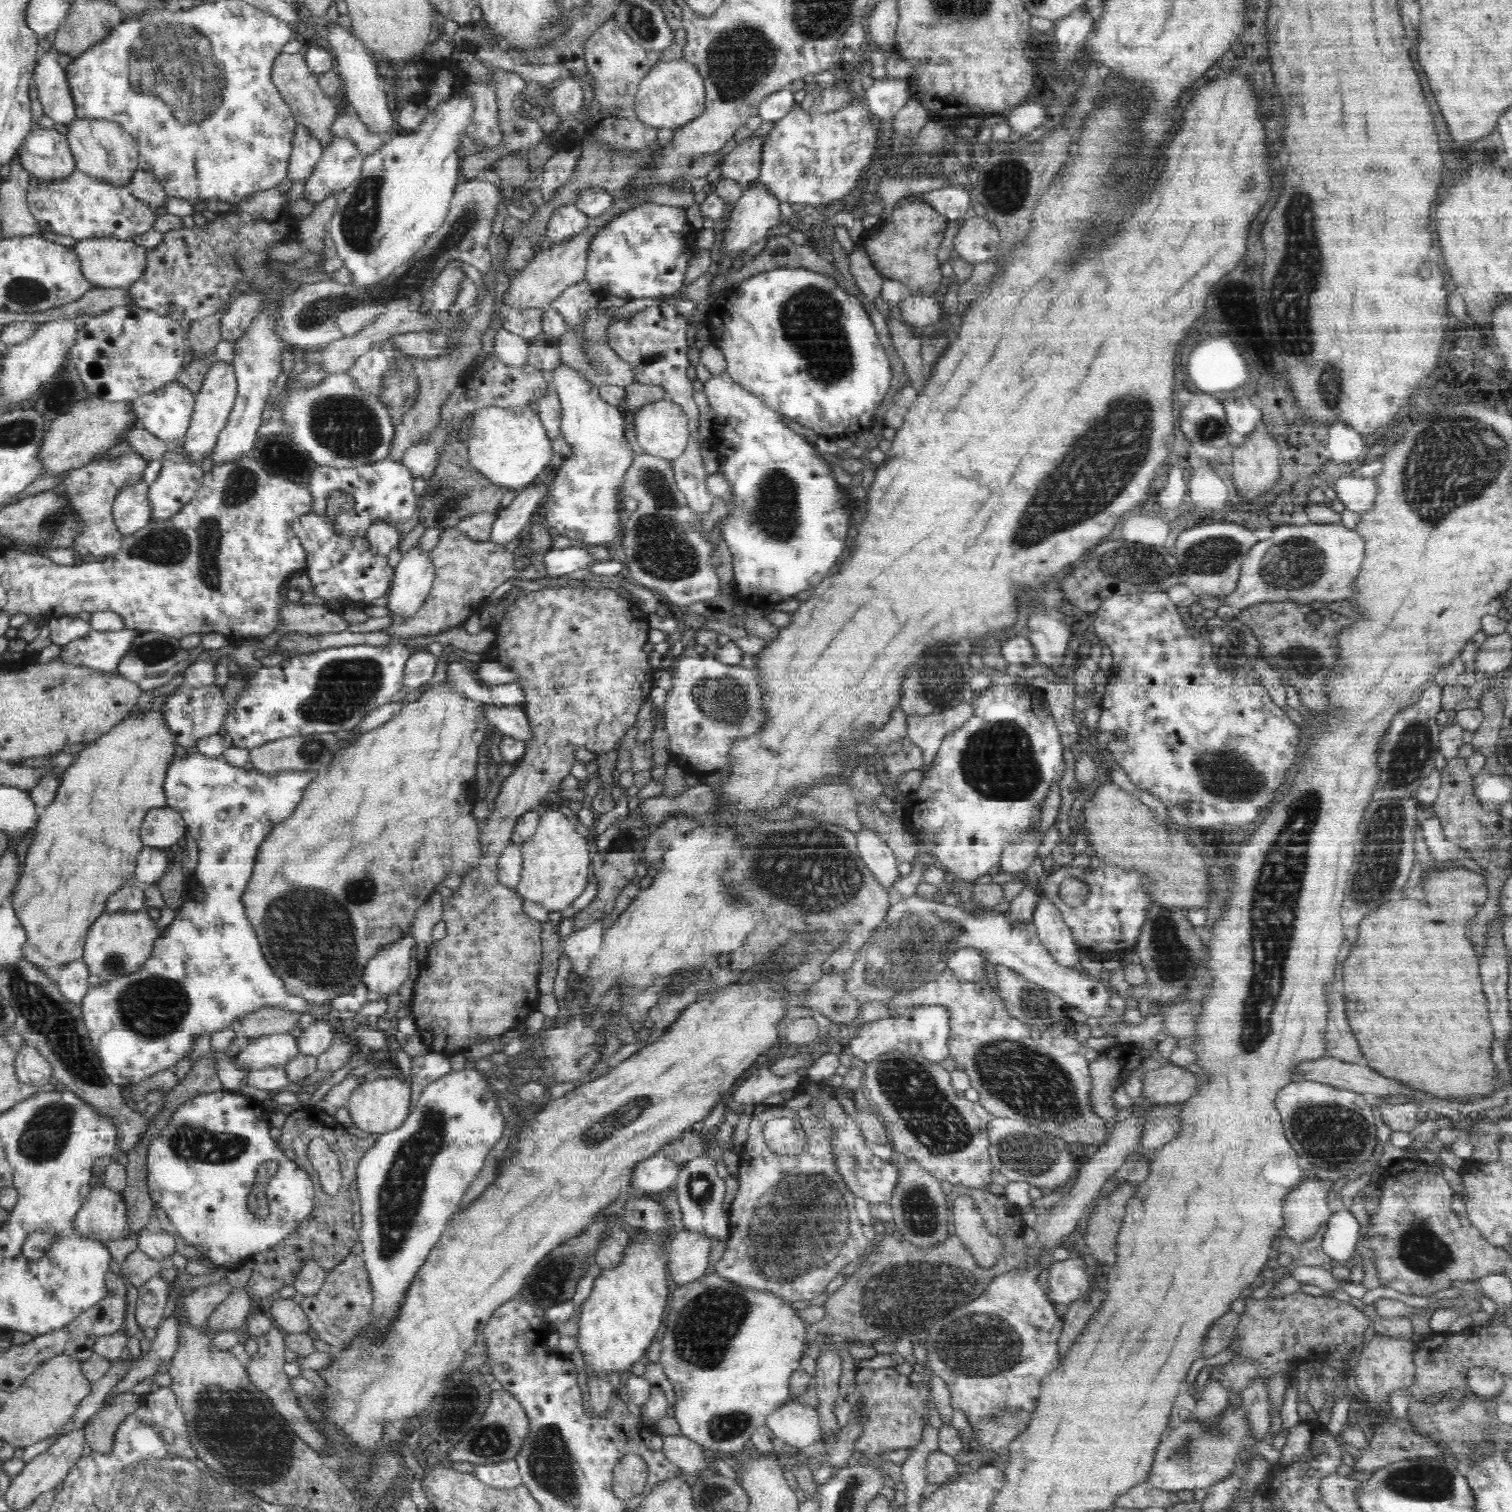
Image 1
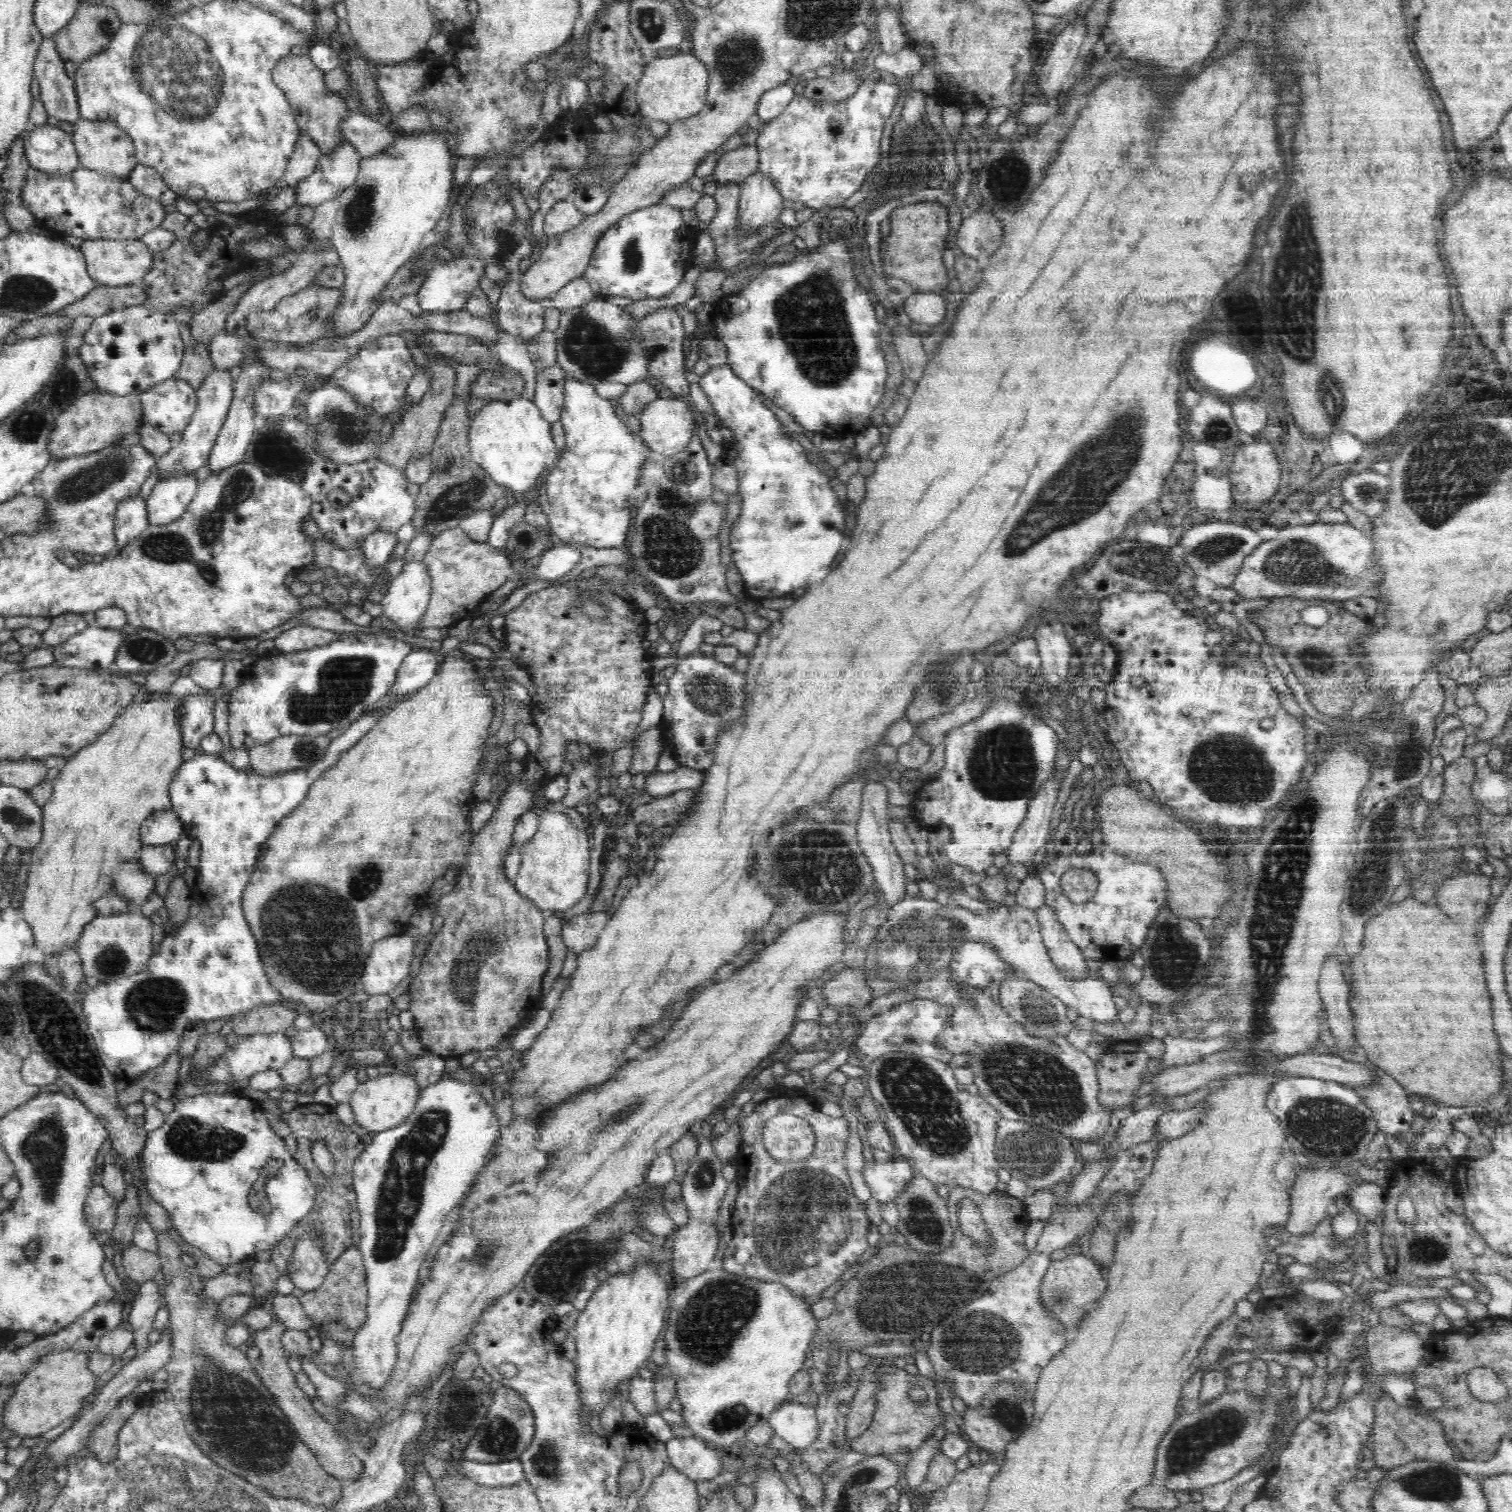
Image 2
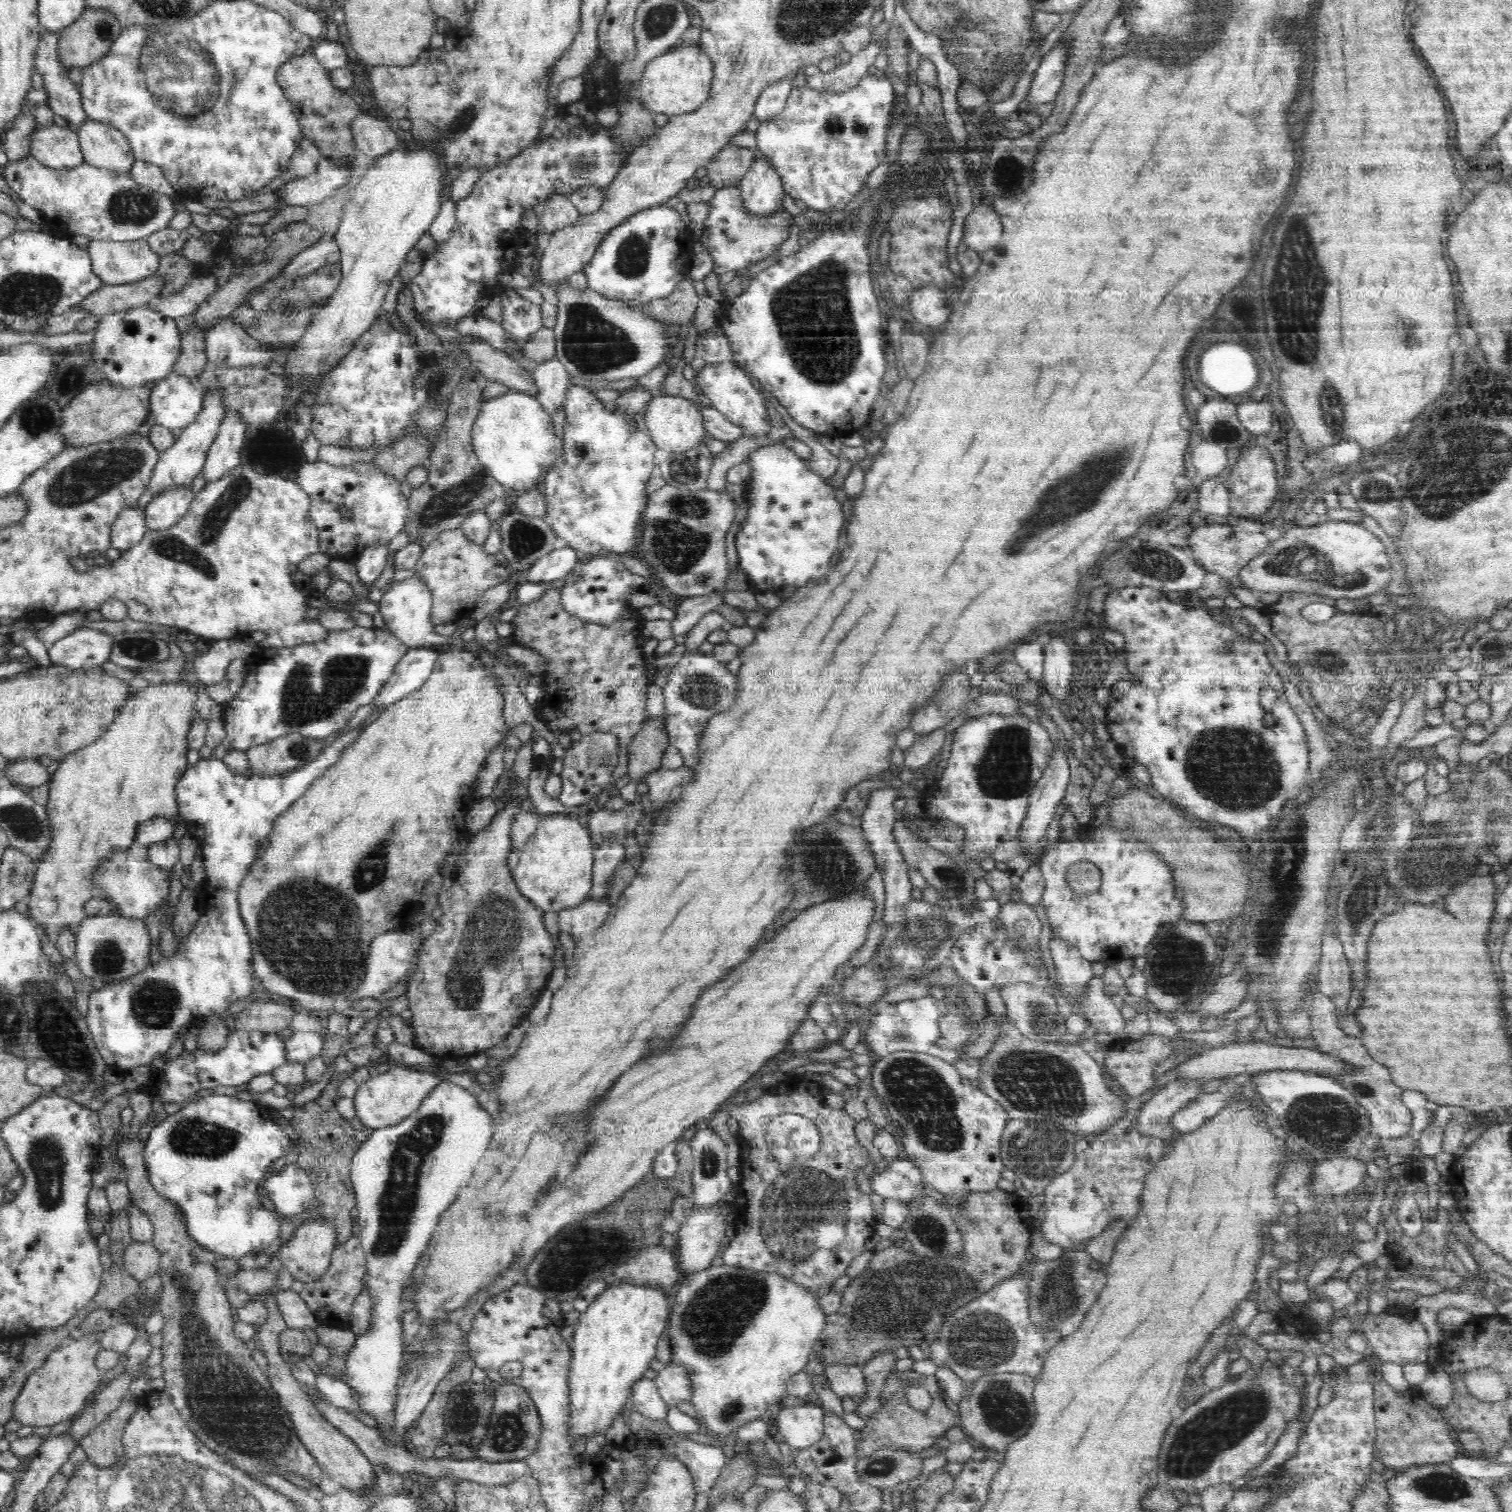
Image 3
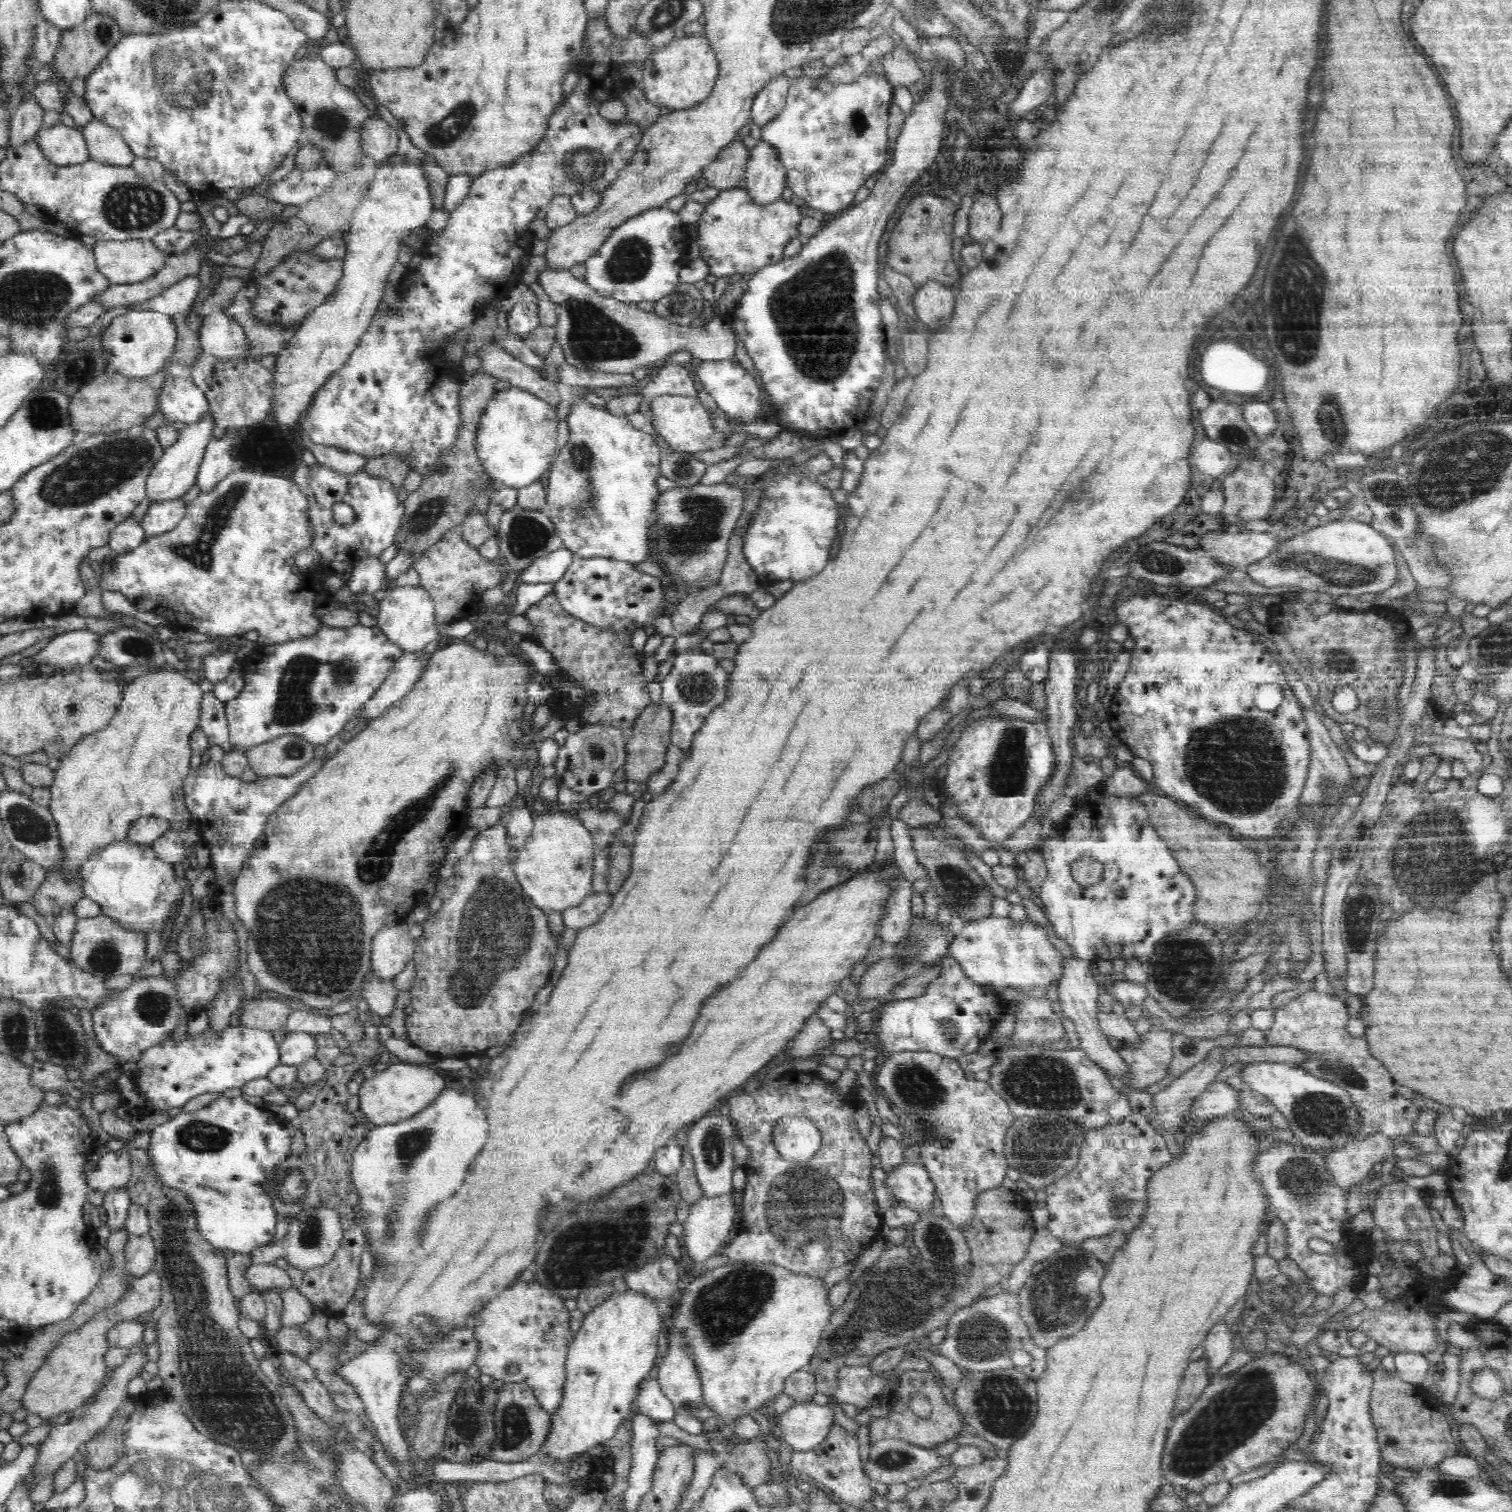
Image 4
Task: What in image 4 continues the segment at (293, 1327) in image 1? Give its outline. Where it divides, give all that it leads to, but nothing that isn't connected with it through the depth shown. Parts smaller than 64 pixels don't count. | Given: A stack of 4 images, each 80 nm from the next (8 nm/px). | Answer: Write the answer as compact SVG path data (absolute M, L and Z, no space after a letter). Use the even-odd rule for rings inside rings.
M291 1287L281 1292L283 1302L282 1325L283 1327L302 1326L312 1320L314 1311L311 1302L298 1290Z

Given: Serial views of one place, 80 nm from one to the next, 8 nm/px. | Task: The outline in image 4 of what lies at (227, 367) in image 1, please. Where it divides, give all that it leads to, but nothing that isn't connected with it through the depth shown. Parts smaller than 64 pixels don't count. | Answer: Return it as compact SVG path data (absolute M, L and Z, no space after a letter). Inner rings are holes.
M209 411L200 422L196 422L180 431L178 440L165 448L163 456L156 462L152 472L148 475L146 484L147 498L151 503L164 502L164 500L178 500L182 498L197 482L197 474L200 468L204 450L212 439L215 430L213 415Z

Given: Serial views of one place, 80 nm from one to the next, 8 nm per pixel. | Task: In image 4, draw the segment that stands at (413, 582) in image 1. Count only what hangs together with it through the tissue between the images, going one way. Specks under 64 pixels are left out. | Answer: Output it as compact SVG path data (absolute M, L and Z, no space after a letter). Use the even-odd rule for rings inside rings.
M421 585L392 588L379 602L378 610L377 626L392 644L400 646L406 653L431 649L445 636L439 632L440 624L435 619L433 598Z

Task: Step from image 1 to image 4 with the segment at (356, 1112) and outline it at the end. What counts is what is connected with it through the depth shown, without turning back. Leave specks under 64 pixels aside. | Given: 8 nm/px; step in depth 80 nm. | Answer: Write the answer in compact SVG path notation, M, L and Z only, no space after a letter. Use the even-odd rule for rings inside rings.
M400 1062L389 1065L387 1069L367 1078L357 1092L360 1106L359 1110L370 1122L370 1126L382 1126L396 1123L414 1117L420 1110L427 1109L433 1104L434 1098L442 1092L444 1080L438 1076L433 1066Z

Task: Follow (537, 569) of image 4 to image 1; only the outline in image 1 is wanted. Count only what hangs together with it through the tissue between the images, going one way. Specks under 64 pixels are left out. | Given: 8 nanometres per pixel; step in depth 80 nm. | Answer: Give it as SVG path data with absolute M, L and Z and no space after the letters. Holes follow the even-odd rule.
M580 546L550 548L544 553L543 561L547 568L546 574L553 577L564 577L571 572L589 569L596 564L594 555Z

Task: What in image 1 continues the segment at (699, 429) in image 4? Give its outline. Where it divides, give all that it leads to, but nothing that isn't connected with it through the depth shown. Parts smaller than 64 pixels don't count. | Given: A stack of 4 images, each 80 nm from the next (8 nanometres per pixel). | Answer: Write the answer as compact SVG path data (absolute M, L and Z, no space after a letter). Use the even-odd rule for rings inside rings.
M669 398L644 405L634 412L630 419L636 430L637 448L652 456L669 461L682 456L690 438L691 428L688 425L687 415L679 404Z

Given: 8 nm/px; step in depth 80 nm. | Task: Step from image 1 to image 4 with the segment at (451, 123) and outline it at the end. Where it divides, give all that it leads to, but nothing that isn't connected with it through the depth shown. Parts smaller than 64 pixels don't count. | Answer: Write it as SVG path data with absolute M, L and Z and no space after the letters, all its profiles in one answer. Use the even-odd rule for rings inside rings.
M400 156L386 159L369 182L365 193L360 197L359 205L353 210L346 228L339 233L345 238L346 252L343 256L343 277L336 290L320 306L310 311L300 326L289 339L285 350L278 353L278 362L274 368L272 398L274 398L274 421L278 425L292 426L300 420L304 408L309 408L319 390L328 380L342 368L356 349L360 338L368 330L377 306L384 296L384 286L388 276L398 262L400 248L404 246L404 238L416 228L425 228L428 218L434 210L430 182L426 172L418 160L405 160Z

